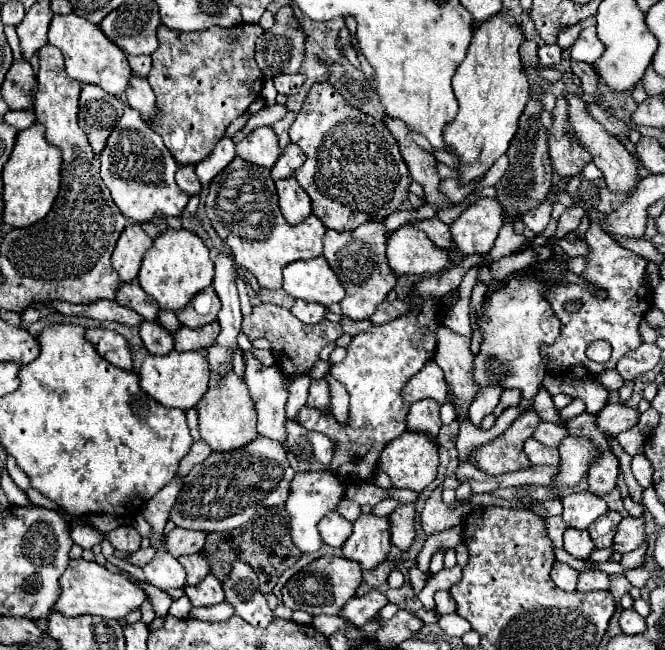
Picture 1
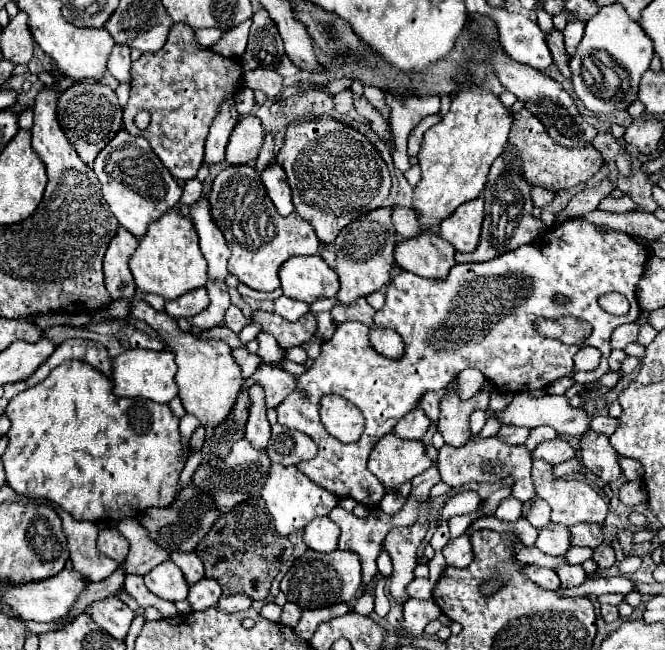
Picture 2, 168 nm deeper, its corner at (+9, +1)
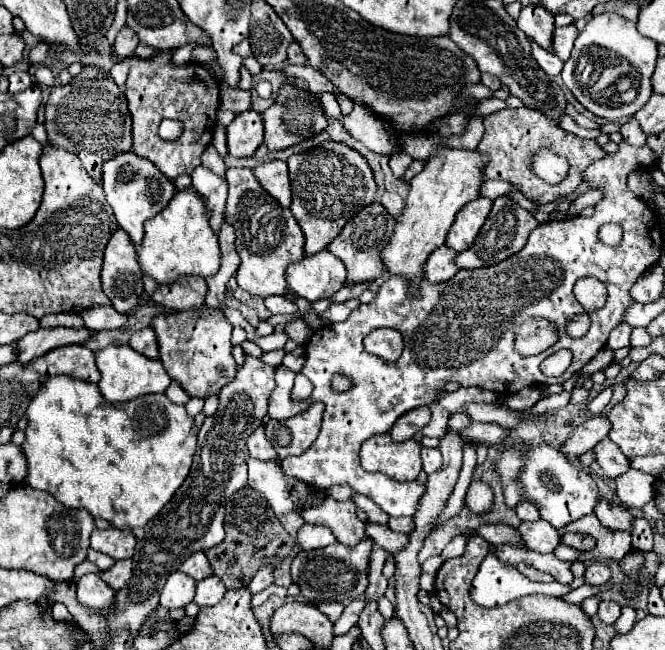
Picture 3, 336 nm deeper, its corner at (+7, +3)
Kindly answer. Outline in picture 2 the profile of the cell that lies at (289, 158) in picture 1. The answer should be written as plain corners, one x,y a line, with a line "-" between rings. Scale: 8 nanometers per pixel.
267,133
265,141
263,141
263,147
259,151
259,157
257,157
255,169
261,173
271,163
271,157
273,157
273,137
271,137
271,133

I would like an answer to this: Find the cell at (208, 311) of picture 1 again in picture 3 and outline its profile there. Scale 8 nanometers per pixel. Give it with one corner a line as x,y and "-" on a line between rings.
189,277
189,281
177,281
177,285
159,285
151,299
173,311
187,311
205,305
205,295
207,283
201,277

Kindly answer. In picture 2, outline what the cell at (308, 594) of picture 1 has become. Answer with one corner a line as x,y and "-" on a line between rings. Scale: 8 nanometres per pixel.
307,549
281,581
281,591
287,595
287,601
297,603
301,609
317,609
327,607
333,603
347,603
351,601
361,585
361,563
359,555
353,551
331,551
331,553
317,553

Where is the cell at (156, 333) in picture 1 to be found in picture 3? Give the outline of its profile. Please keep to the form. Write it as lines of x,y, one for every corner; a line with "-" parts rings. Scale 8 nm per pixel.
145,327
137,333
133,333
133,337
129,339
129,345
145,355
145,357
151,357
151,359
159,359
159,345
157,345
157,337
155,337
155,331
151,327

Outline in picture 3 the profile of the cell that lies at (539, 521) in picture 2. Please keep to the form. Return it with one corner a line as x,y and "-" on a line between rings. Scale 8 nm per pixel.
522,500
515,510
521,521
537,521
539,519
539,509
535,507
533,501

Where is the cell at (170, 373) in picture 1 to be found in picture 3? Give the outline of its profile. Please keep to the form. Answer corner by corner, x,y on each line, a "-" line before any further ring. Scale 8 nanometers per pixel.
111,345
111,347
97,351
95,363
101,371
99,389
109,403
125,403
125,401
131,401
141,395
165,393
165,389
171,385
171,377
167,375
167,371
163,369
163,363
159,359
149,359
145,355
139,355
129,345
119,345
119,347

